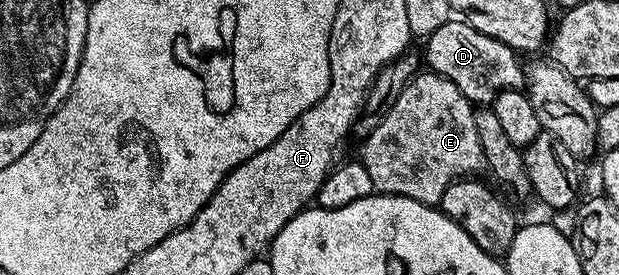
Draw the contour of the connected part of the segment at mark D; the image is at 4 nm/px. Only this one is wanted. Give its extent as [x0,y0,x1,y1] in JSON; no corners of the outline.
[423,19,527,106]

